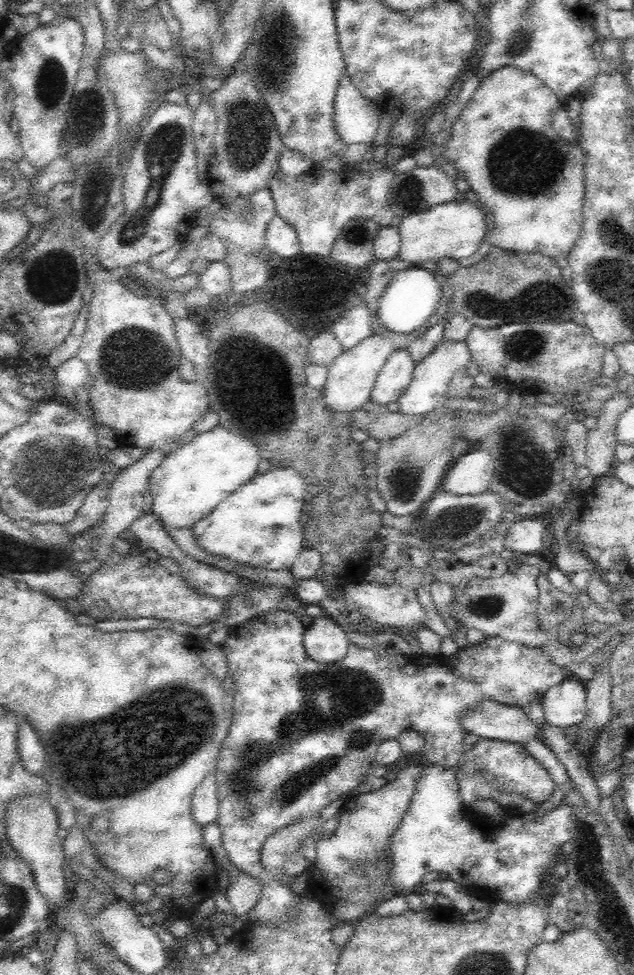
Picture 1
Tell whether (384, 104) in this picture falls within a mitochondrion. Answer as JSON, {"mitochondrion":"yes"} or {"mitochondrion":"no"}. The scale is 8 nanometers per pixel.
{"mitochondrion":"no"}

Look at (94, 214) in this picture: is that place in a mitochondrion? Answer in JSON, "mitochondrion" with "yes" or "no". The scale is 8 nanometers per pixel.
{"mitochondrion":"yes"}

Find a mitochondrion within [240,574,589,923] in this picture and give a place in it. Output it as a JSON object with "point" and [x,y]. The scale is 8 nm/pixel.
{"point":[371,695]}

